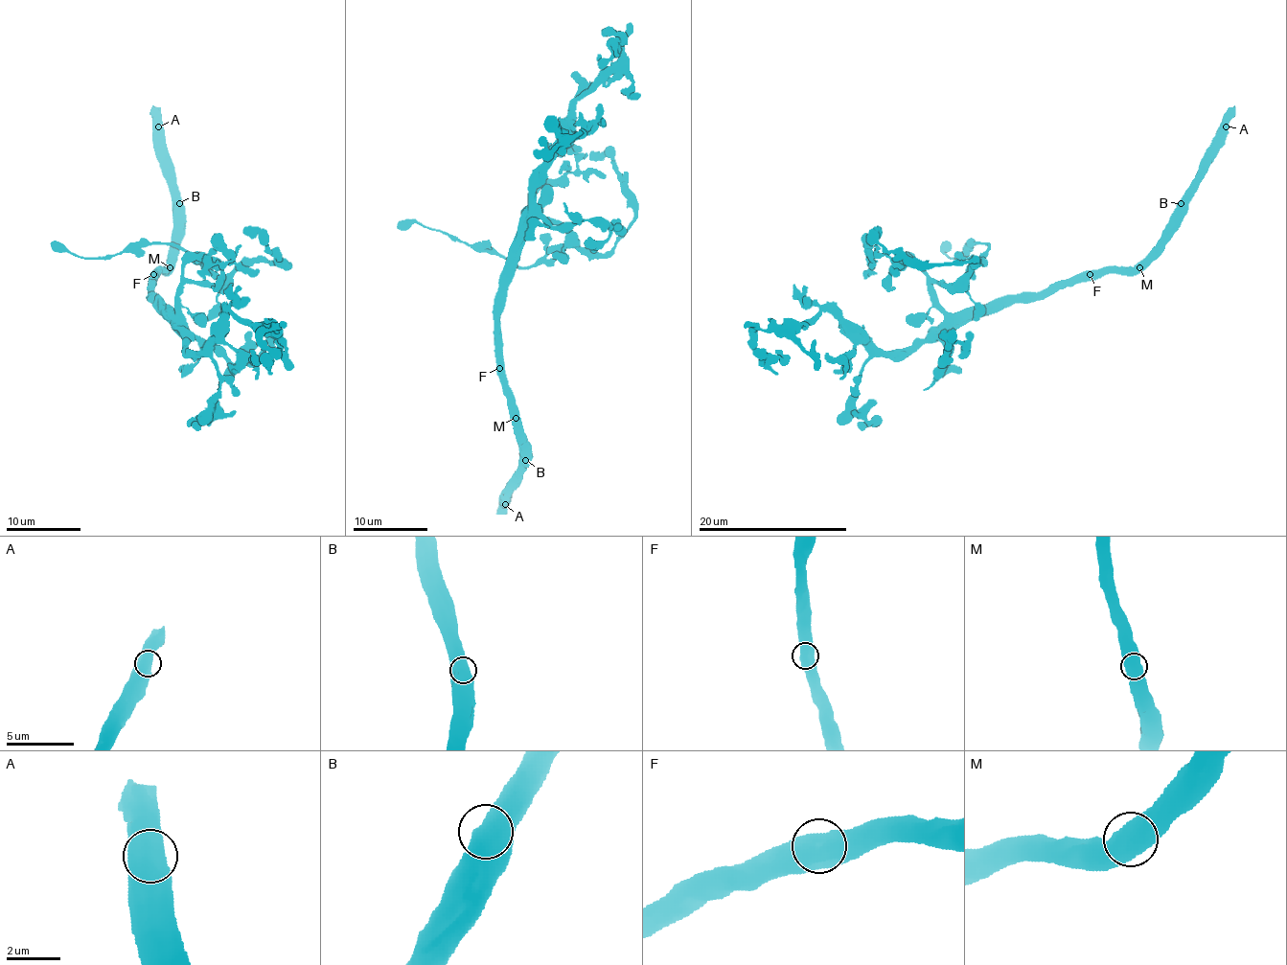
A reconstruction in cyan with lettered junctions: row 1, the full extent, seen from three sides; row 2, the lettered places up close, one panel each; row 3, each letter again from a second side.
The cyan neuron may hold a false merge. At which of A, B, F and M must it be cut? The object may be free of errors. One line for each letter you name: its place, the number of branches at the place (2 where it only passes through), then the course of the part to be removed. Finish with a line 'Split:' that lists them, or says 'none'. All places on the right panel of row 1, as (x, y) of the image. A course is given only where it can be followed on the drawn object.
Split: none

